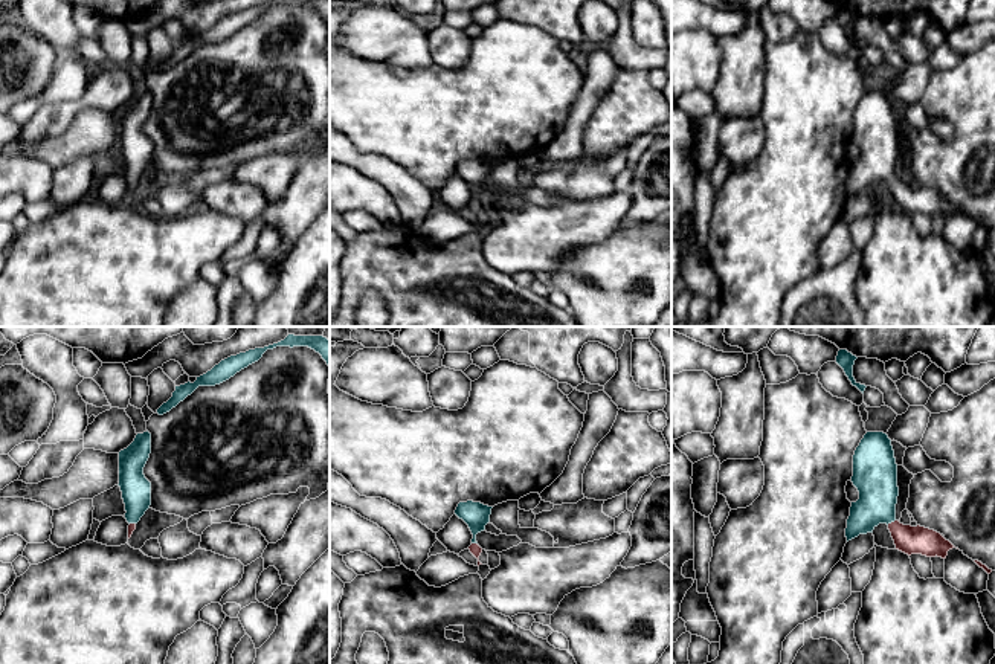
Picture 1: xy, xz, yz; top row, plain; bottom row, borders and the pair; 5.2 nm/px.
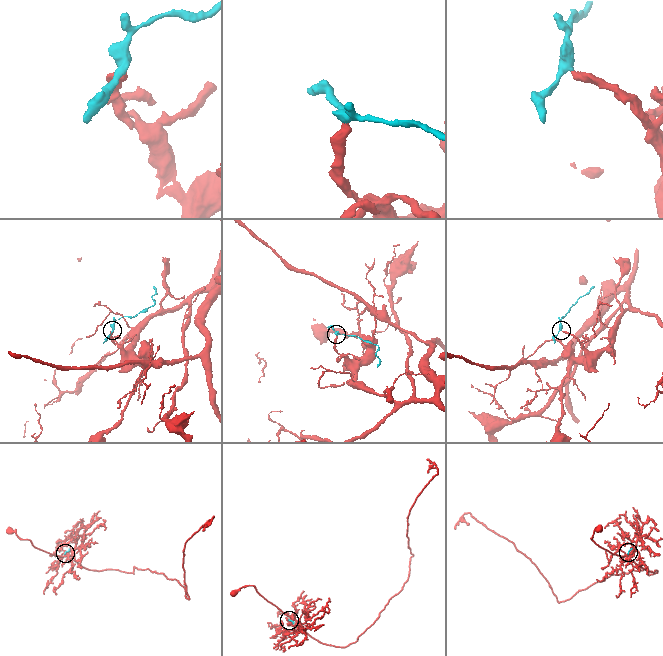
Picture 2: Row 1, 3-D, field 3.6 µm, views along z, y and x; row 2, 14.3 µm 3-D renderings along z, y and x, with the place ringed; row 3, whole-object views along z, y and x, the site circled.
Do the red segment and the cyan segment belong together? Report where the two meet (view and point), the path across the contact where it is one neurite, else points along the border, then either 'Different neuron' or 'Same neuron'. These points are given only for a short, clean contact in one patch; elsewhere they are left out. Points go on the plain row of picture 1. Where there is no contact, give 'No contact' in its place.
Touches red at yz (891, 180). Path across: yz (908, 197), (891, 180), (878, 164), (876, 136). Same neuron

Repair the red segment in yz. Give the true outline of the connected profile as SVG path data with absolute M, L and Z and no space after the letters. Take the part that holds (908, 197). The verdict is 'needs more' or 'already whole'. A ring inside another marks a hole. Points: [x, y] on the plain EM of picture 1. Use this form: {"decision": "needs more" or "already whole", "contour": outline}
{"decision": "needs more", "contour": "M867 90L853 113L853 143L859 157L852 160L847 177L847 200L859 192L873 191L879 182L887 182L896 208L911 214L946 217L955 206L940 191L903 183L896 177L899 154L897 122L891 98L884 90Z"}

